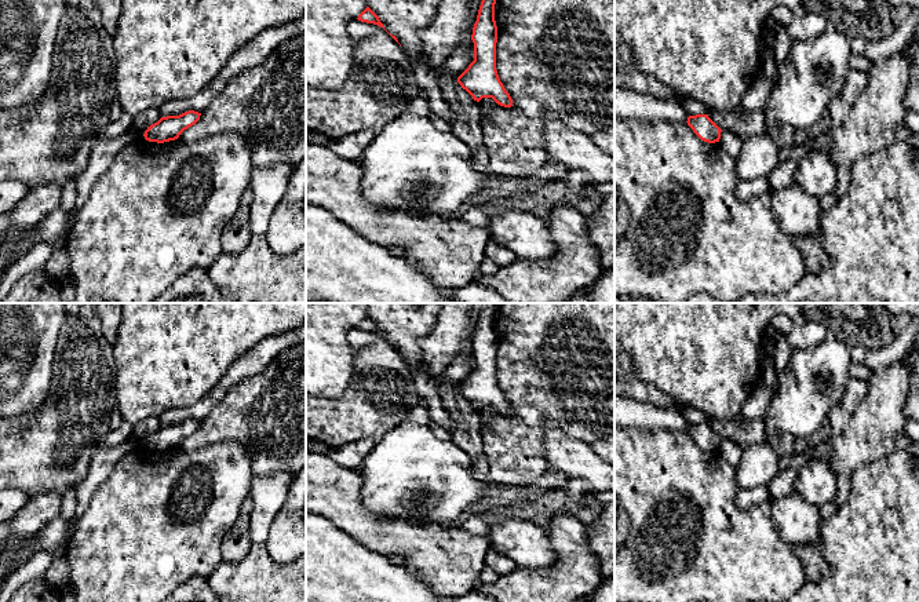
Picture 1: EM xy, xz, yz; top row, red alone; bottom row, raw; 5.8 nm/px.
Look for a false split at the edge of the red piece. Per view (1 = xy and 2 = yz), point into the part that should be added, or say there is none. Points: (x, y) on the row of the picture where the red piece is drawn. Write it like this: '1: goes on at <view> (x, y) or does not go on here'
1: does not go on here
2: does not go on here

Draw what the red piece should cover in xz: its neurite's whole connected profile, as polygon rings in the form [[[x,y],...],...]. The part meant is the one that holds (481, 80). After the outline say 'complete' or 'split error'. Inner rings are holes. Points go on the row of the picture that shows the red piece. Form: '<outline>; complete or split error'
[[[482,0],[473,28],[474,61],[457,77],[457,83],[474,101],[492,98],[504,107],[513,106],[496,70],[497,26],[495,21],[496,0]]]; complete

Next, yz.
[[[708,114],[689,116],[686,123],[701,141],[708,143],[719,142],[722,129]]]; complete

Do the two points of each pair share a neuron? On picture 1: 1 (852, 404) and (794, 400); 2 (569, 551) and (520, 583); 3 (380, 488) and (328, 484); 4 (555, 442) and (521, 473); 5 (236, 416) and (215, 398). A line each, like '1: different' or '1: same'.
1: different
2: same
3: different
4: different
5: different

